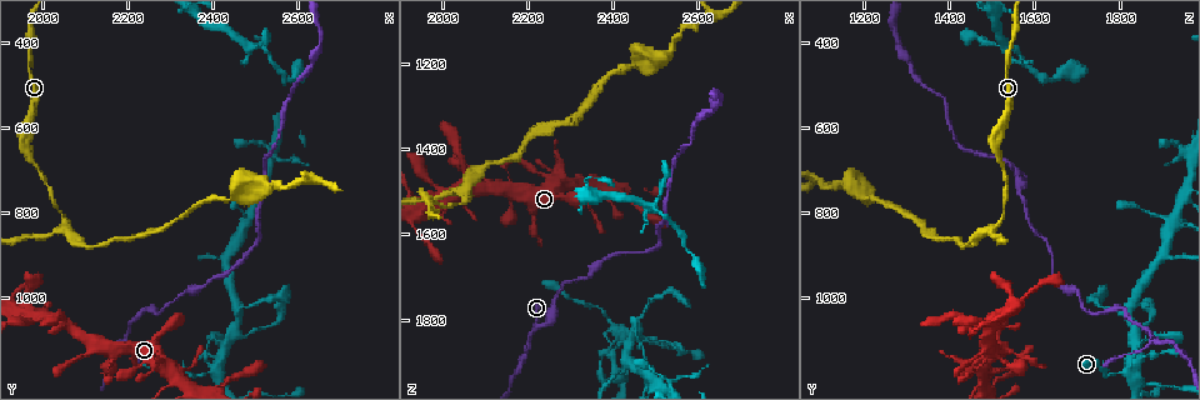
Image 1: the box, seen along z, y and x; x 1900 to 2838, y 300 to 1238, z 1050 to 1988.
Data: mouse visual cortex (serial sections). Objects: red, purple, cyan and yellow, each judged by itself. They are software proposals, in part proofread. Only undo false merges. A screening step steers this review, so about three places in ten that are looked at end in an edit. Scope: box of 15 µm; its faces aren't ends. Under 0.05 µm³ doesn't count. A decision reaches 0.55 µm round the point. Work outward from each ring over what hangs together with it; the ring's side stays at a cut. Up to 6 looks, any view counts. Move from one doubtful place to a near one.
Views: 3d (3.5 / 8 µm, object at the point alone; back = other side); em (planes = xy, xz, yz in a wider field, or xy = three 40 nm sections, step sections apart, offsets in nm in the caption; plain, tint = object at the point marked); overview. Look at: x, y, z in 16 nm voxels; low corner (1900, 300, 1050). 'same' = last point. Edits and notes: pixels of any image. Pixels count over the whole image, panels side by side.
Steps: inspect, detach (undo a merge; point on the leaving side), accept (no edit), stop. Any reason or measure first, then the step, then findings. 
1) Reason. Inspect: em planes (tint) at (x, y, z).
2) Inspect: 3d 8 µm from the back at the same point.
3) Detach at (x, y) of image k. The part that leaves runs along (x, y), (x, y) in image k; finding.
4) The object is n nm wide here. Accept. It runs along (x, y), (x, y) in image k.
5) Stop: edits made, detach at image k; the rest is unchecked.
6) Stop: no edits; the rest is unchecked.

Sudden change in width. Inspect: em xy step 2 (tint) at (2405, 1170, 1820).

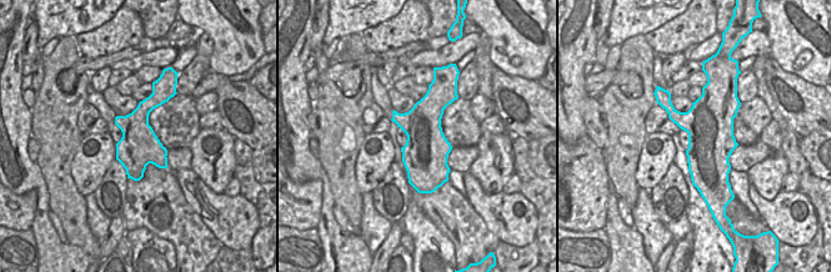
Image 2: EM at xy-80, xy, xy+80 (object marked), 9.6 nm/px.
Wider look. Inspect: 3d 3.5 µm from the back at the same point.

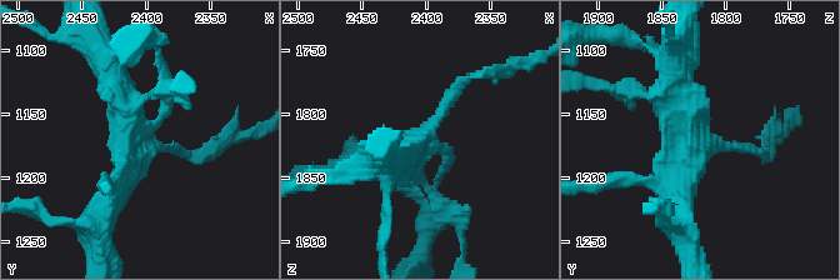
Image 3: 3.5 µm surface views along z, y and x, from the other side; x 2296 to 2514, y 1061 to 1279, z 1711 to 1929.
Accept. It runs along (761, 153), (701, 141), (675, 73) in image 3; one cell here.

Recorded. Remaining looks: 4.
Four-way junction. Inspect: 3d 3.5 µm at (2305, 1175, 1480).

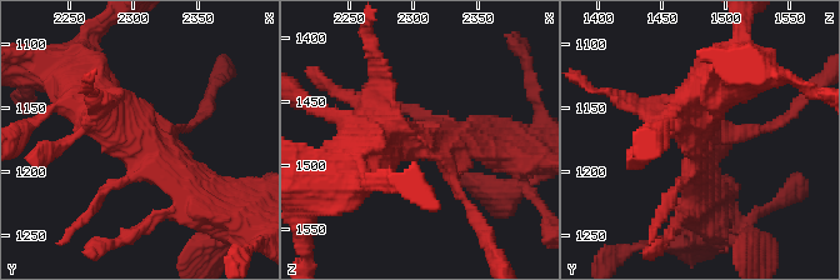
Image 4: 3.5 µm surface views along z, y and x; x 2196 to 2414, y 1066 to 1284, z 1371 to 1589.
4 arms meet here; the arms are 150, 200, 350, 600 nm wide. Inspect: em xy step 1 (tint) at (2302, 1174, 1480).

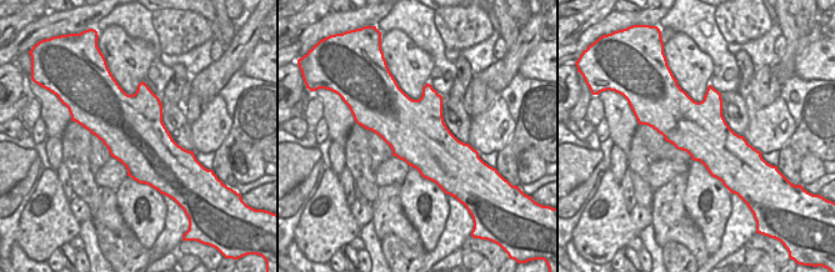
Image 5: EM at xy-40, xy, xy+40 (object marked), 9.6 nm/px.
Another direction. Inspect: em xy step 2 (tint) at the same point.

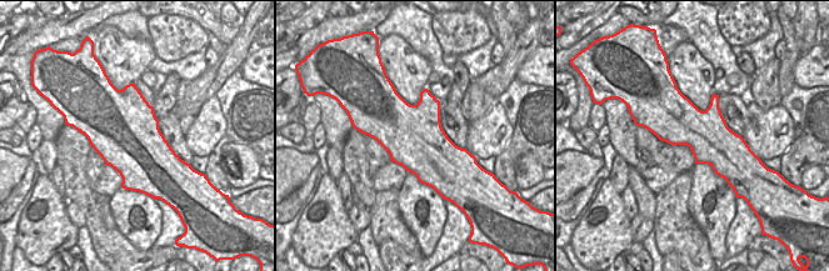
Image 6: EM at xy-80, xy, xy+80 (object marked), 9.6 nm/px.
Accept. It runs along (80, 81), (110, 116), (203, 200) in image 4; continuous, no second cell.

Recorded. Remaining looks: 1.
Stop: no edits; the rest is unchecked.

